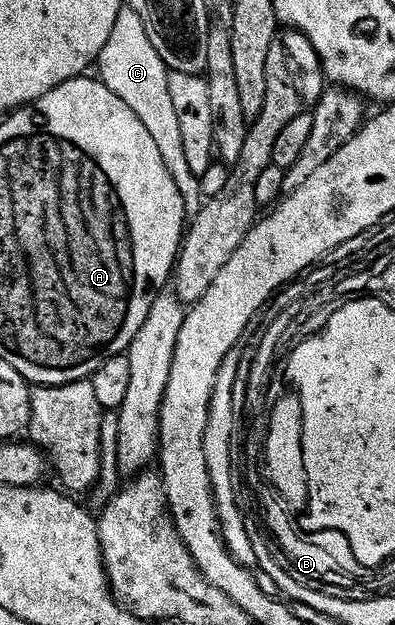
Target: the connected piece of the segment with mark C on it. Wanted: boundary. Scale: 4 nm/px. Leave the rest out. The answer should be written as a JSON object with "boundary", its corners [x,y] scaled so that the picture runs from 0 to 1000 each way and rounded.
{"boundary":[[[304,26],[294,32],[281,54],[251,78],[248,106],[251,130],[266,134],[266,141],[276,141],[276,147],[286,147],[286,154],[327,166],[327,174],[347,184],[347,192],[357,192],[377,218],[387,218],[397,243],[408,243],[408,256],[418,269],[428,269],[428,282],[438,282],[438,291],[456,301],[491,299],[499,280],[468,258],[468,246],[458,238],[458,211],[448,200],[448,179],[438,174],[438,160],[428,160],[423,146],[428,114],[408,90],[397,90],[397,77],[377,70],[377,58],[367,58],[367,45],[347,26]]]}

